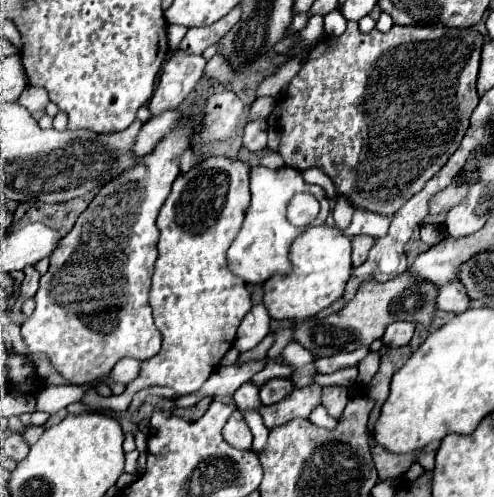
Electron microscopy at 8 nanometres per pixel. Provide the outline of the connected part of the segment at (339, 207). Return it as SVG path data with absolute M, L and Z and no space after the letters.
M338 197L338 199L336 199L336 207L334 207L334 211L332 211L338 231L344 233L344 229L350 225L352 213L354 213L354 207L352 207L344 197Z

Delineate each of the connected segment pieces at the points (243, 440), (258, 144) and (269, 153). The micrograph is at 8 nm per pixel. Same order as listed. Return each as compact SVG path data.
M234 411L228 419L228 423L222 429L224 441L228 441L236 449L250 449L252 447L252 433L242 417L240 411Z
M252 121L244 127L244 141L242 145L250 151L266 149L266 131L262 131L264 121Z
M266 149L264 157L260 159L260 165L268 167L268 169L280 169L280 167L284 167L284 159L280 157L280 153L278 153L278 151L272 151L272 149Z

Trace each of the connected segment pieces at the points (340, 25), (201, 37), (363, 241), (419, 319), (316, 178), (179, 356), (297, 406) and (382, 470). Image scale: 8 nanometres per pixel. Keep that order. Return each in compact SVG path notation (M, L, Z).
M334 9L324 15L324 25L326 25L326 35L340 35L346 29L346 19L340 15L338 9Z
M234 7L226 17L222 17L214 25L188 29L188 33L186 33L184 41L180 43L180 47L188 53L202 53L206 47L218 43L226 35L240 21L240 15L242 15L242 9Z
M358 235L358 237L352 237L352 265L358 267L360 263L364 263L368 251L372 249L374 245L374 239L368 239L368 235Z
M402 273L386 283L366 281L360 285L356 297L342 307L338 313L332 313L326 319L318 321L298 321L294 339L306 349L314 351L316 357L334 355L340 351L356 351L358 347L370 345L376 339L382 339L386 327L394 321L410 321L430 325L436 319L436 293L438 285L418 279L410 273Z
M310 167L310 169L302 171L302 175L304 175L304 179L306 179L308 183L316 183L316 185L320 185L320 187L326 191L328 199L334 199L334 197L336 197L336 195L334 195L334 185L332 185L330 177L328 177L322 169L318 169L318 167Z
M210 157L202 161L200 165L192 167L188 173L180 173L178 179L172 185L172 191L168 199L164 201L160 215L156 219L156 227L160 229L160 241L158 241L158 259L156 269L152 277L152 293L150 293L150 305L154 309L154 321L156 327L162 333L162 349L158 355L142 361L140 375L128 383L126 391L122 395L100 397L92 389L86 391L82 397L82 403L91 410L111 409L113 411L126 411L132 395L146 387L172 387L176 393L186 395L202 387L202 383L210 377L210 373L218 367L218 361L226 355L226 351L234 343L236 329L244 315L250 311L252 301L250 293L246 289L246 283L234 275L228 269L226 263L226 249L230 247L232 239L236 237L242 221L244 211L250 203L250 165L238 159L228 157Z
M308 385L302 389L294 389L288 397L284 397L280 403L274 405L260 405L258 413L264 419L264 425L268 429L274 429L282 423L288 423L294 417L308 417L310 411L320 405L322 387Z
M370 437L370 445L372 445L374 465L376 465L376 471L378 471L380 481L394 481L394 479L402 477L408 471L408 467L414 463L414 455L416 453L392 455L388 451L382 451L382 447L376 445L372 437Z

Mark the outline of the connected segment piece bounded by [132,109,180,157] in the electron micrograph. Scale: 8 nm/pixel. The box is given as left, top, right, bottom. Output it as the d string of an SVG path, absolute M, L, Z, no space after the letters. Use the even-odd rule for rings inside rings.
M178 109L176 111L166 111L160 117L148 119L142 125L142 129L140 129L138 137L136 137L136 143L132 147L132 155L142 157L142 155L150 153L156 147L156 143L178 123L178 119L180 119L180 111Z

